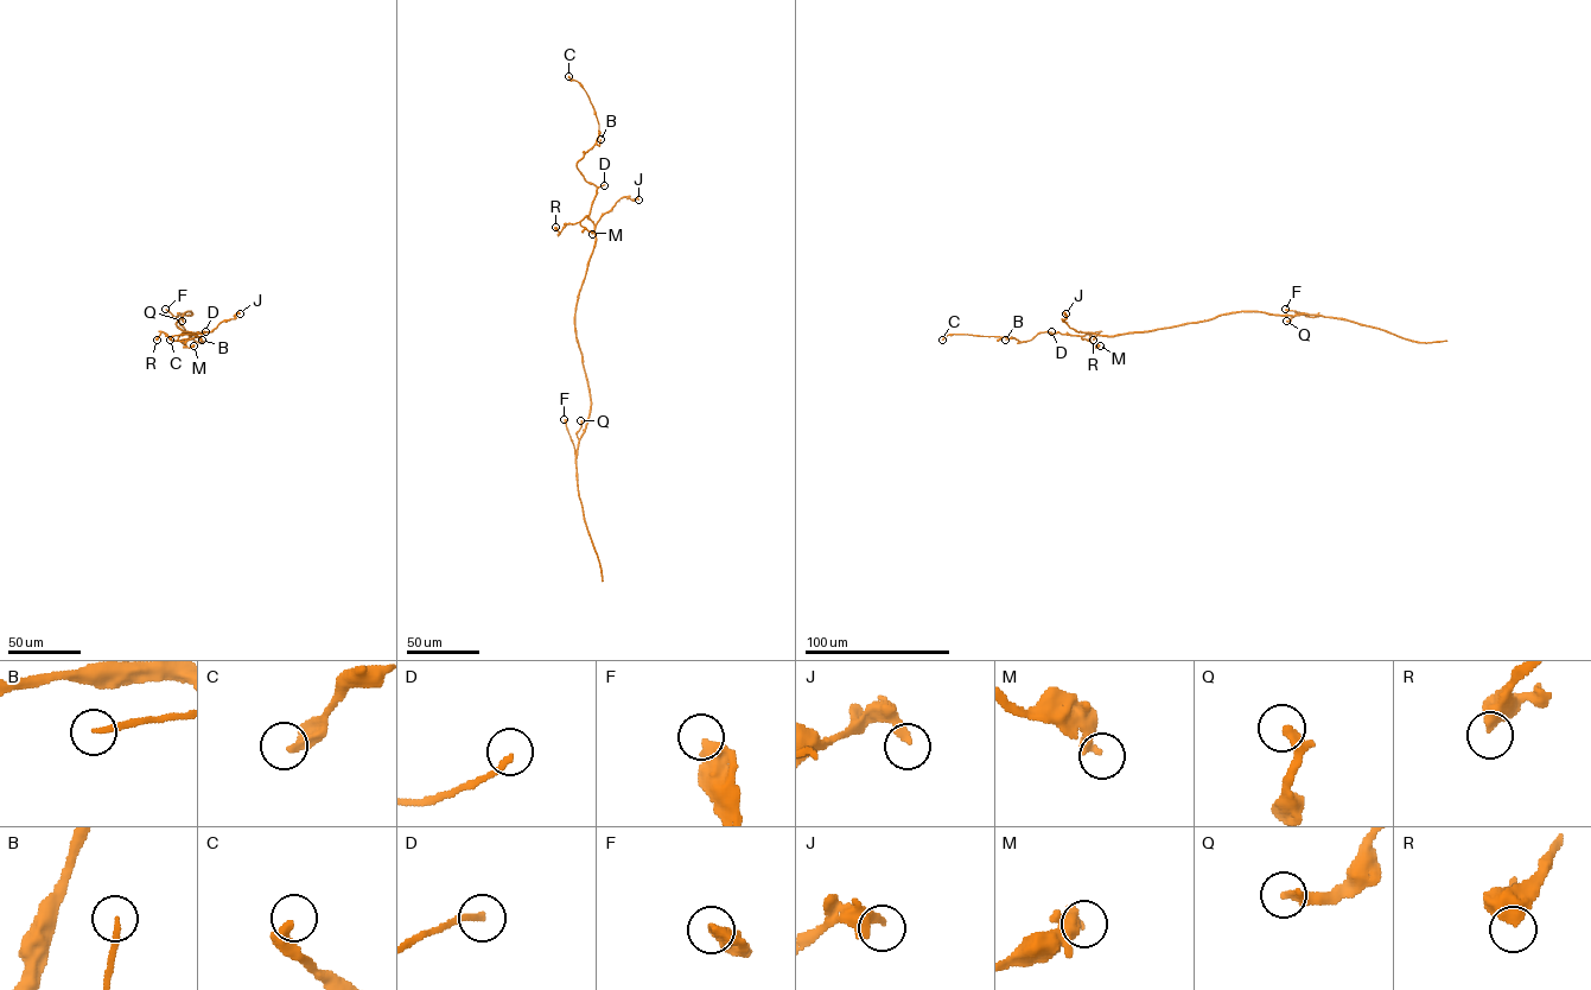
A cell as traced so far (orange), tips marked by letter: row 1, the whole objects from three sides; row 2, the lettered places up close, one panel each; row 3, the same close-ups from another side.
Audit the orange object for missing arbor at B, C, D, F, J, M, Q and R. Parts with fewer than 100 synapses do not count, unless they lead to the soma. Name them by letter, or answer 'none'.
none

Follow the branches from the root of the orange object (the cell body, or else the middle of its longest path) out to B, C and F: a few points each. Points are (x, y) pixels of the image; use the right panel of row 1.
B: (1182, 324), (1113, 336), (1045, 331), (1028, 341), (1005, 340)
C: (1182, 324), (1113, 336), (1045, 331), (1023, 342), (1010, 337), (954, 334), (942, 340)
F: (1182, 324), (1238, 311), (1321, 316), (1309, 317), (1285, 309)

